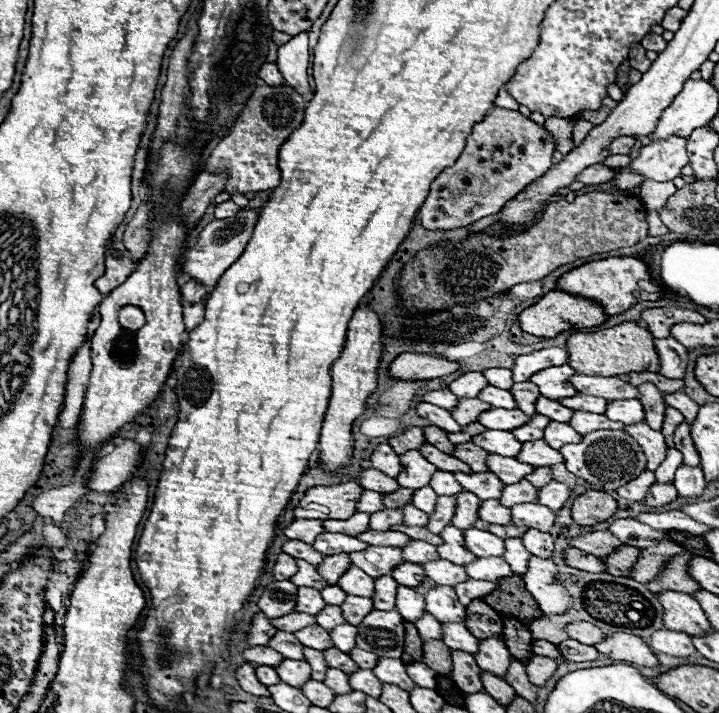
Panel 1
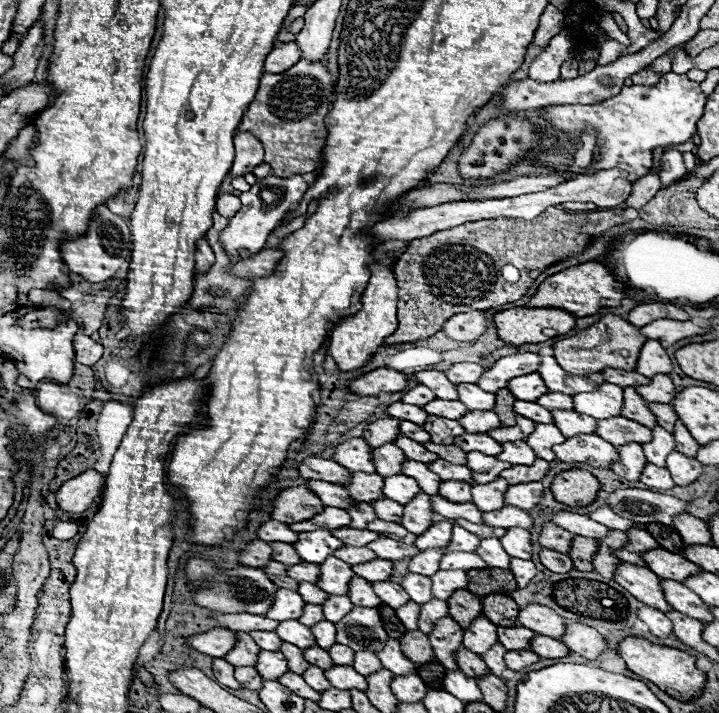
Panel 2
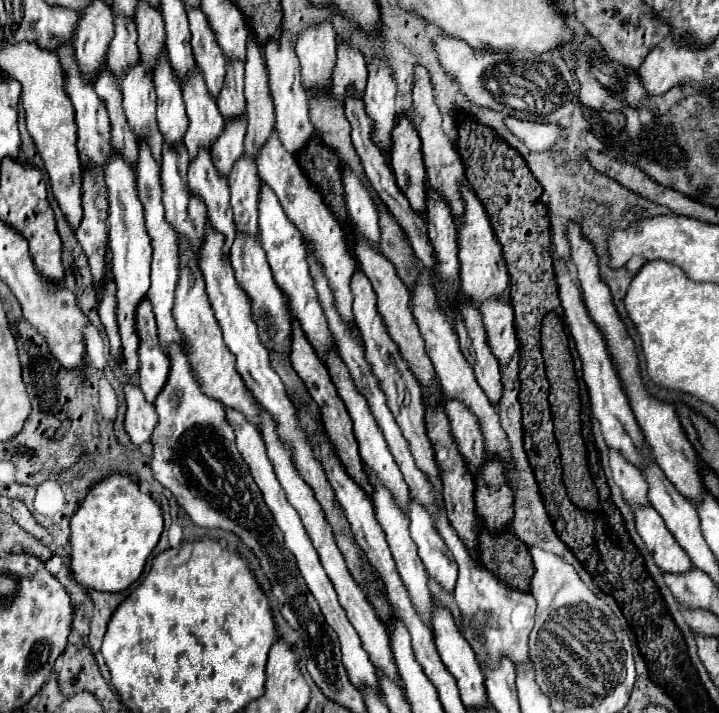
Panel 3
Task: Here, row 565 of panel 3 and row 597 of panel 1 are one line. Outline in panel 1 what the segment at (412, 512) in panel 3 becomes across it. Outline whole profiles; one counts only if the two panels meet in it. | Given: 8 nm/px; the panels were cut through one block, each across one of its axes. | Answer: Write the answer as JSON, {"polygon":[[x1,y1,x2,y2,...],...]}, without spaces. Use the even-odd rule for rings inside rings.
{"polygon":[[436,586,428,590,426,612,438,622,464,622,464,606,458,602,452,586]]}

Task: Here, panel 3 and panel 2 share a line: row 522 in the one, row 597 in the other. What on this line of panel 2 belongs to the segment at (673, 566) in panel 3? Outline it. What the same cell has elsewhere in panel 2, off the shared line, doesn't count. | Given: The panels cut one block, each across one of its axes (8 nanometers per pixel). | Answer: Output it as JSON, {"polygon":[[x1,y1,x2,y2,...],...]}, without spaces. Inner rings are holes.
{"polygon":[[622,562,616,568,614,580,620,586,624,586,642,604,654,606,660,612,672,612,672,606,668,606,668,602,664,600,664,590,660,588,660,578,652,570]]}

